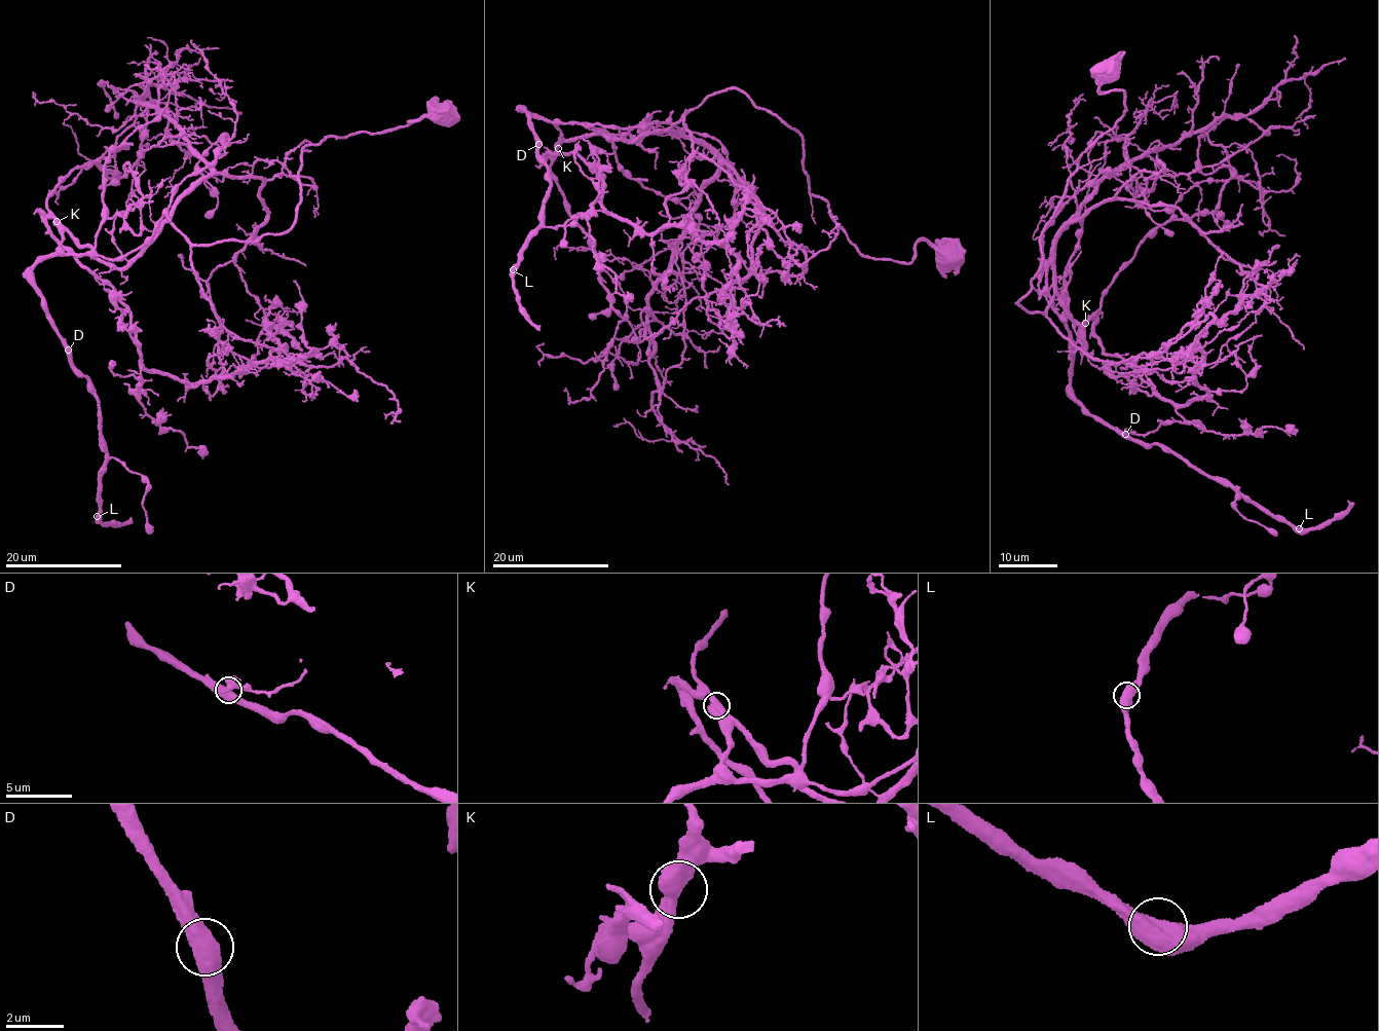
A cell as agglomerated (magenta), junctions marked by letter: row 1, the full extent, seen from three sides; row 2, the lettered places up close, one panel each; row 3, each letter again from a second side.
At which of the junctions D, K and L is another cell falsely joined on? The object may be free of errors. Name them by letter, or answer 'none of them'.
K

